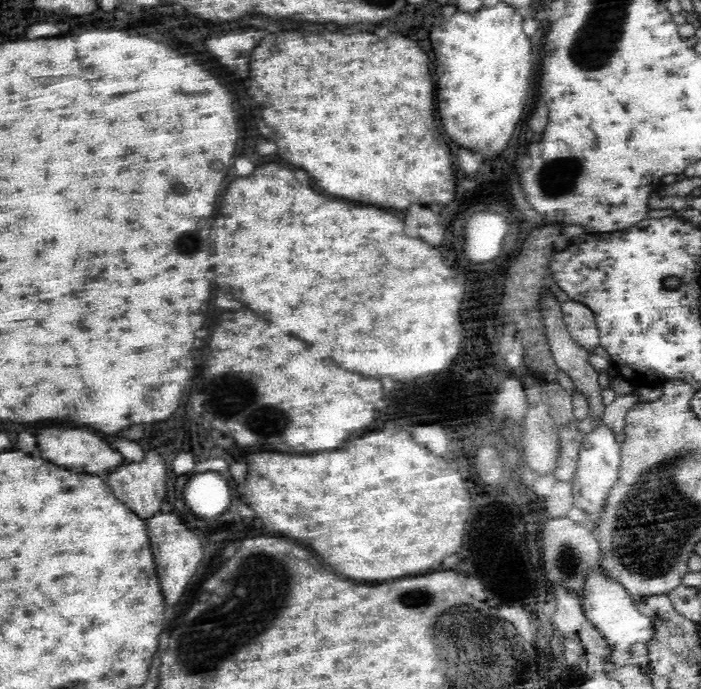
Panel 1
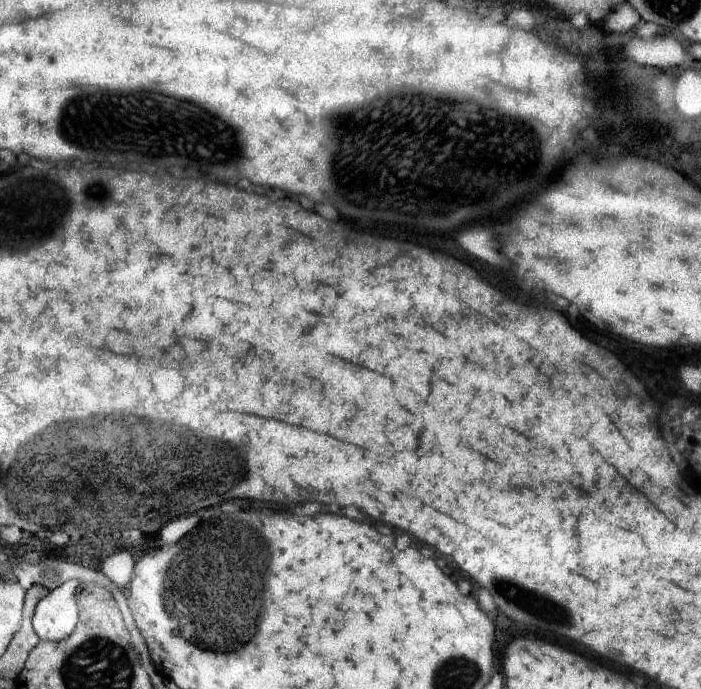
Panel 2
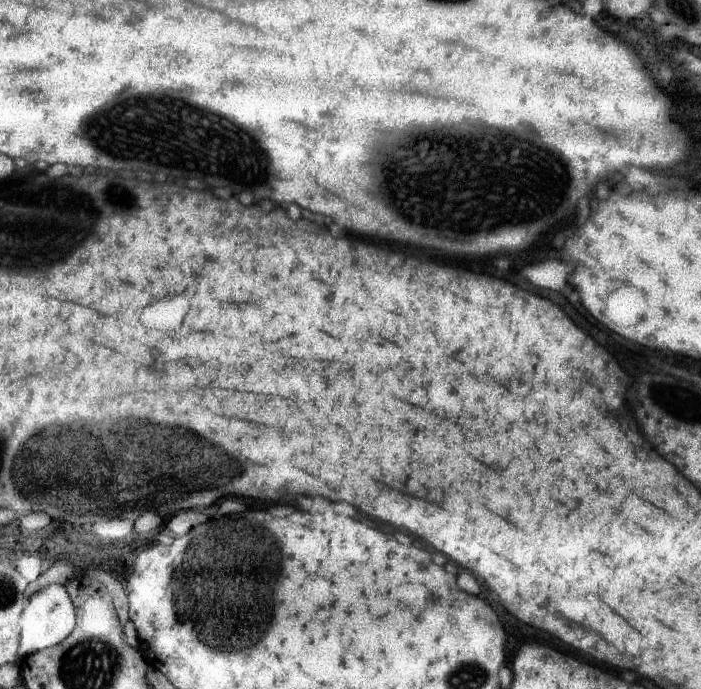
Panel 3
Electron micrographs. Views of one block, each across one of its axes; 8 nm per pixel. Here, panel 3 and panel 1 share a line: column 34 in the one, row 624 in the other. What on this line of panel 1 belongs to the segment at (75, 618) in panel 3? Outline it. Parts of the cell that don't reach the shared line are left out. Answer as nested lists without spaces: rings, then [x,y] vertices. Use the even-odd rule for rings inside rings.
[[[600,576],[590,578],[588,588],[586,588],[586,596],[584,596],[584,602],[582,602],[582,606],[588,610],[588,620],[602,630],[602,634],[610,640],[610,644],[612,642],[618,644],[618,650],[612,654],[612,658],[618,660],[618,662],[630,660],[630,656],[626,652],[628,644],[650,642],[656,636],[656,628],[654,628],[654,622],[650,620],[650,616],[636,612],[630,602],[632,600],[630,600],[630,596],[626,594],[626,588],[620,582],[614,582],[612,578],[604,578],[604,576],[602,578]]]

